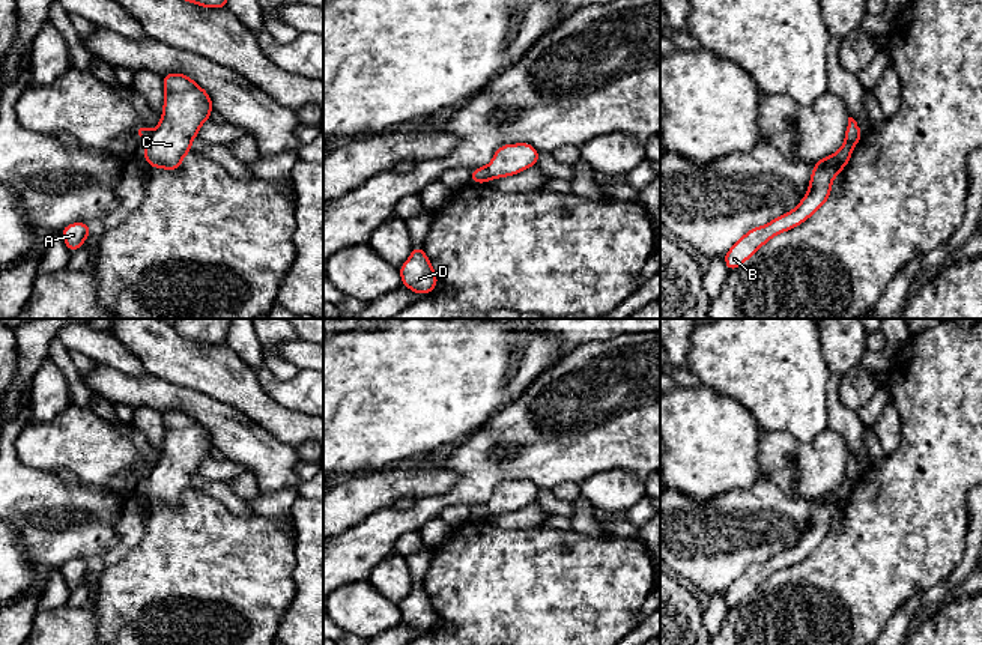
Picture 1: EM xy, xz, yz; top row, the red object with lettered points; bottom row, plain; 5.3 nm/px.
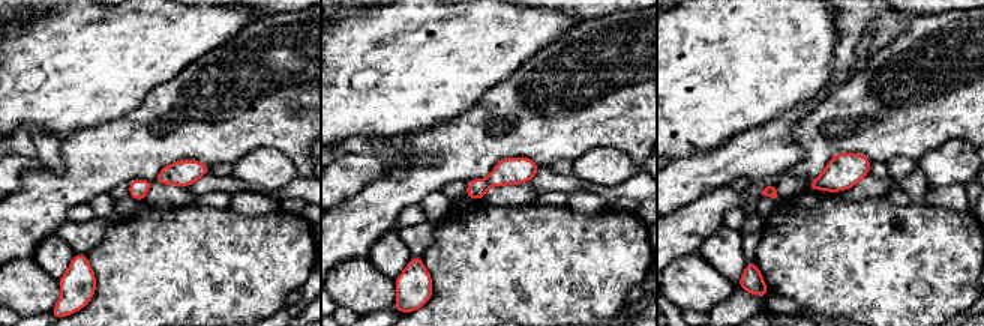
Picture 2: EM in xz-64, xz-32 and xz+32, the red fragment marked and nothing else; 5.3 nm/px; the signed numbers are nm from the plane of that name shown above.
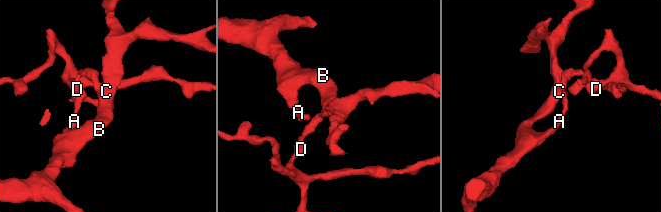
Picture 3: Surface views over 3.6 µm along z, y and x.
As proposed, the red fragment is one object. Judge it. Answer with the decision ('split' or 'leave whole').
split

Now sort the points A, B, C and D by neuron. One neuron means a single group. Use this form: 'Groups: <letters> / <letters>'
Groups: A B C / D

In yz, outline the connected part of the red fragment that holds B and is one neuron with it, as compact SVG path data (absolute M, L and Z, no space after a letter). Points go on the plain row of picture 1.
M845 475L842 484L815 499L809 526L794 547L771 556L765 562L750 565L723 592L728 609L749 597L773 573L788 568L809 556L829 535L832 519L851 495L854 481Z

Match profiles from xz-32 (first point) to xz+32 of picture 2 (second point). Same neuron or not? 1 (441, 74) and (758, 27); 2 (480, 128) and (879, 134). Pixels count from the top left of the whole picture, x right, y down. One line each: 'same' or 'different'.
1: same
2: same

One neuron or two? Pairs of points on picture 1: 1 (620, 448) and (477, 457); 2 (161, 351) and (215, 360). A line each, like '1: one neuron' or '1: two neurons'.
1: one neuron
2: one neuron

